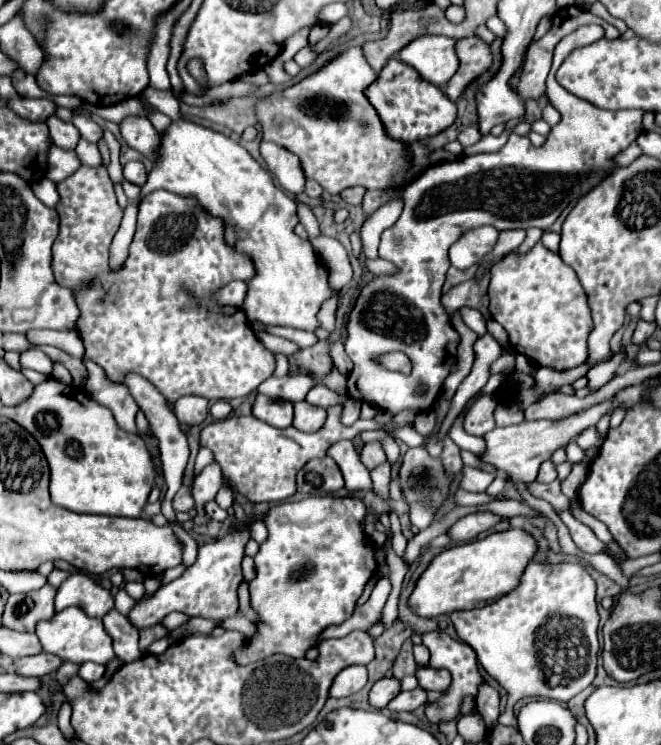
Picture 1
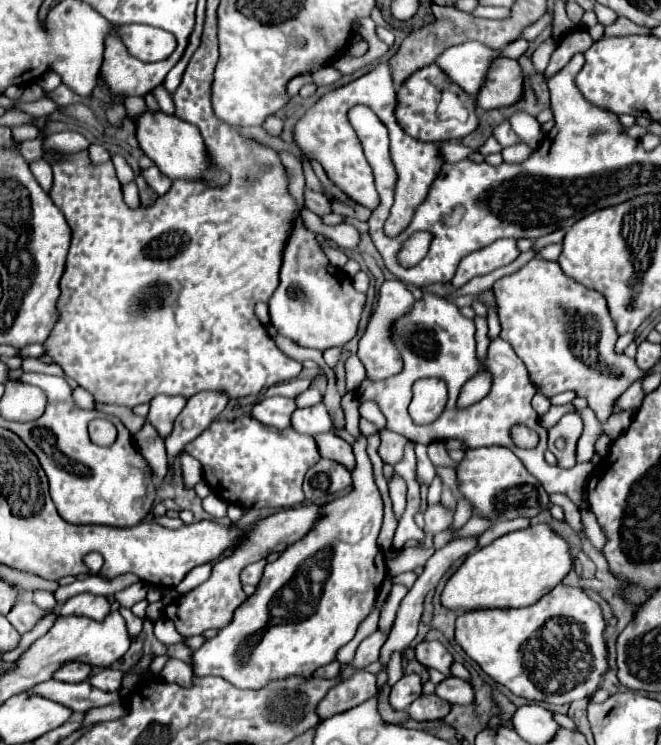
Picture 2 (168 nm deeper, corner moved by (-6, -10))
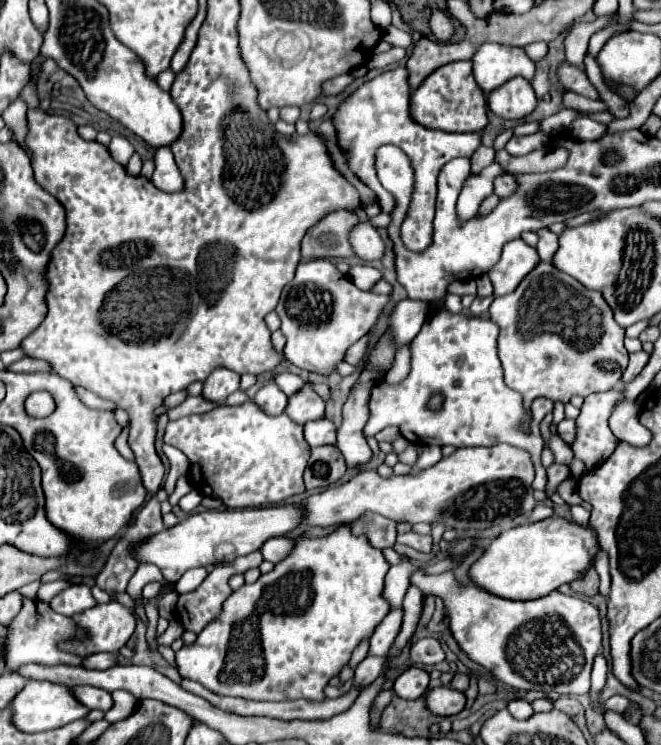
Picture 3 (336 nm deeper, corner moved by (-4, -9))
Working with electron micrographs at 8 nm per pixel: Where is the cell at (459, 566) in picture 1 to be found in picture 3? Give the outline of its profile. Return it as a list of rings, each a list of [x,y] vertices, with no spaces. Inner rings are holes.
[[[552,516],[502,532],[470,566],[468,574],[472,584],[490,594],[510,600],[536,600],[548,596],[558,586],[580,578],[586,568],[592,566],[596,550],[598,538],[592,528]]]

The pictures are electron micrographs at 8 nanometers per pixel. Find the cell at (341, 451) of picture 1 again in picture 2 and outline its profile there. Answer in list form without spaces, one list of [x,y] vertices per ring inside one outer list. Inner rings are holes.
[[[320,433],[320,435],[314,435],[314,439],[316,439],[316,445],[318,445],[320,457],[338,461],[350,471],[354,469],[354,453],[352,453],[350,443],[336,437],[334,433]]]

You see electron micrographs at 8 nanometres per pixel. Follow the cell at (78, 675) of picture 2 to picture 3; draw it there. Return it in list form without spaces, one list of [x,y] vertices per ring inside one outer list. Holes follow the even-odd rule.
[[[94,654],[94,656],[86,656],[82,666],[88,670],[102,670],[116,664],[116,654]]]

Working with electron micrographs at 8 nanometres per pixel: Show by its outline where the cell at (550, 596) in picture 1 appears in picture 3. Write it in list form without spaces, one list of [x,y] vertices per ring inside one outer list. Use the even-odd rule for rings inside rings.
[[[422,570],[412,572],[410,584],[418,586],[422,592],[434,592],[444,600],[448,610],[450,630],[458,646],[468,654],[468,658],[488,670],[500,682],[516,688],[516,690],[532,690],[534,686],[546,694],[586,694],[590,690],[590,670],[594,656],[602,648],[602,622],[600,612],[588,600],[562,594],[554,590],[552,594],[530,600],[530,602],[514,602],[506,598],[492,596],[478,586],[458,586],[452,572],[446,574],[424,574]]]

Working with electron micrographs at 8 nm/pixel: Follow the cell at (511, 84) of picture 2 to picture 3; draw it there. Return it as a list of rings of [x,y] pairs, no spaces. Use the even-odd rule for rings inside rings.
[[[510,78],[504,86],[498,86],[488,96],[488,108],[508,120],[518,120],[536,108],[536,96],[530,82],[524,82],[524,78]]]

